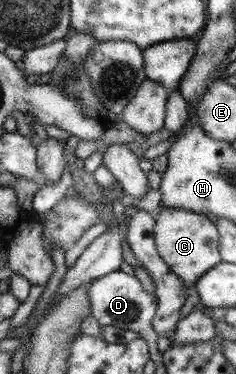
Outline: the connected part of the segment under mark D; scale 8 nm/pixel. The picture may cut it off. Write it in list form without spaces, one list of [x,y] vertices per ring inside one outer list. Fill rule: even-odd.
[[[117,269],[93,280],[87,290],[90,297],[90,314],[101,327],[113,326],[137,333],[141,340],[151,344],[151,358],[155,358],[157,334],[153,332],[150,322],[156,311],[156,298],[143,290],[137,277]]]

